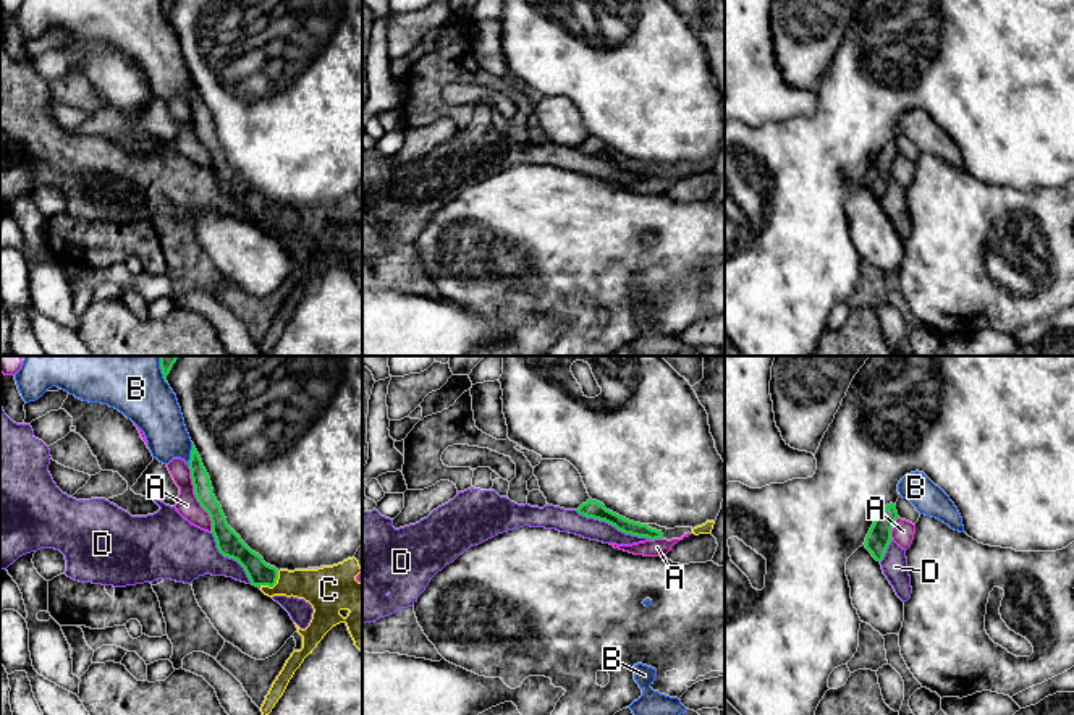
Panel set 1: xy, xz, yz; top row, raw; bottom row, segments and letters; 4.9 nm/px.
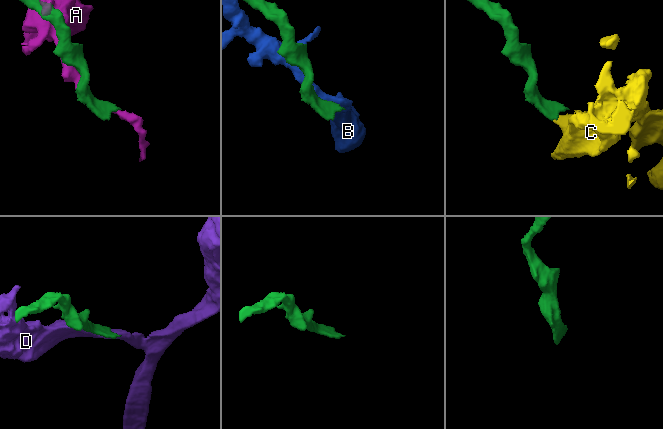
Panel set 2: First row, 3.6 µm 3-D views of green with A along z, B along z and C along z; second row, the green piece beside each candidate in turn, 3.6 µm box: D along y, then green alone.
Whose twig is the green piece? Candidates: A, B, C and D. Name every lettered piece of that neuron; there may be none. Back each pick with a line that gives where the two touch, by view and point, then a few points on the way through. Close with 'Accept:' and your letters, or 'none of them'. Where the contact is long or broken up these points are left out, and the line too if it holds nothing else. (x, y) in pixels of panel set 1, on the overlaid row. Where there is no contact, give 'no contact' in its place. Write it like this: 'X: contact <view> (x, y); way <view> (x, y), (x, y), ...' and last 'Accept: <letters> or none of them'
C: contact xy (274, 584); way xy (259, 573), (274, 584), (312, 584), (324, 589)
Accept: C

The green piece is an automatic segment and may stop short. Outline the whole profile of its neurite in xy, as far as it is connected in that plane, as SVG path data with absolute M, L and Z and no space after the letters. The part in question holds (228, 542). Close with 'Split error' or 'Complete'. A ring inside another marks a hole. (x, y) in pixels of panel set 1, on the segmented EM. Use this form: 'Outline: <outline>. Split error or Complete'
Outline: M194 443L189 469L194 495L210 516L210 532L215 537L218 552L236 560L244 568L251 584L265 595L293 595L304 599L314 608L312 620L306 629L296 624L298 632L302 636L302 649L294 650L286 660L260 707L262 715L268 715L283 696L294 671L333 626L345 623L354 645L362 652L362 584L356 581L362 568L353 556L343 563L319 569L278 571L275 566L267 565L259 553L252 552L228 526Z. Split error

